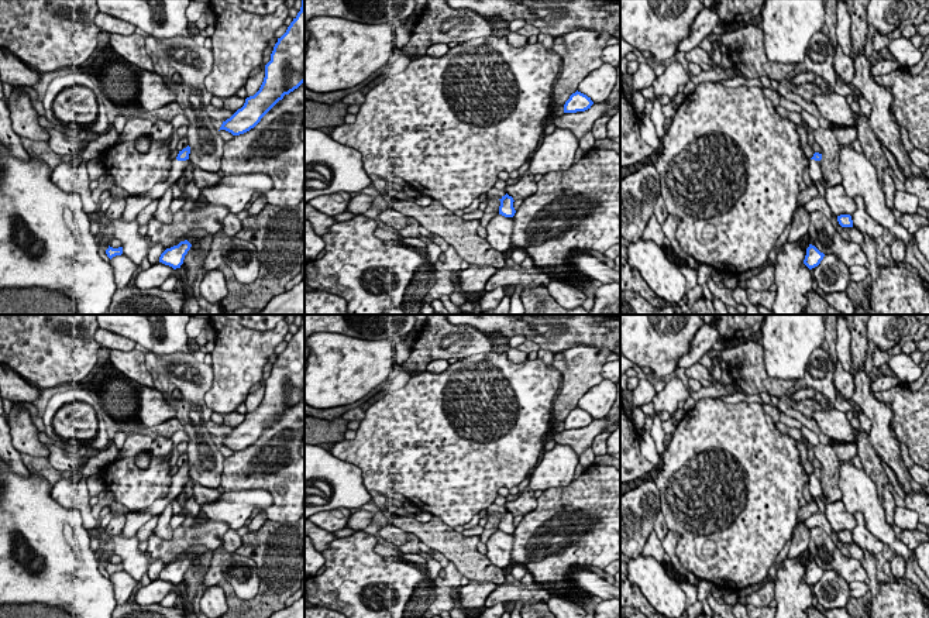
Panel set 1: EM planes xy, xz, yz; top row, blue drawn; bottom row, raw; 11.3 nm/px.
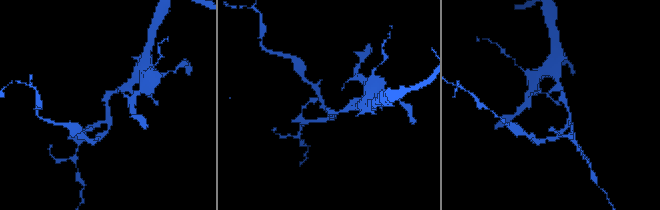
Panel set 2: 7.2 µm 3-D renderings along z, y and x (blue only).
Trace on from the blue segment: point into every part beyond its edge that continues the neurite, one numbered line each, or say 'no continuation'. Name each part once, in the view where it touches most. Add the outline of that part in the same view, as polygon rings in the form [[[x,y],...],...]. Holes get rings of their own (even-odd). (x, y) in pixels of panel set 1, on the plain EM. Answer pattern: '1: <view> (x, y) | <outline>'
1: xy (136, 521) | [[[176,474],[172,475],[172,483],[169,488],[169,494],[165,498],[156,499],[152,507],[124,514],[127,521],[120,535],[131,538],[137,535],[137,532],[154,516],[161,515],[168,504],[178,498],[186,484],[190,481],[190,477],[178,477]]]

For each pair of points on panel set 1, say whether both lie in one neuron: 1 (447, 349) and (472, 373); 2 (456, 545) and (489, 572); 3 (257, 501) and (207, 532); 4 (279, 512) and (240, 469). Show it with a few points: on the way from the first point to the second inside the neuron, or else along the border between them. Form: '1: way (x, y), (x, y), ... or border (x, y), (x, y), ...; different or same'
1: border (489, 350), (474, 353), (460, 360); different
2: way (464, 553), (481, 569); same
3: border (210, 519), (224, 522), (230, 528); different
4: way (279, 497), (265, 480), (251, 480); same

